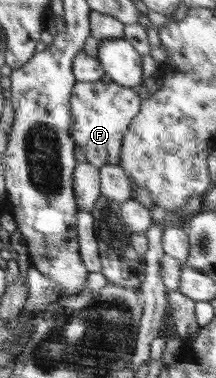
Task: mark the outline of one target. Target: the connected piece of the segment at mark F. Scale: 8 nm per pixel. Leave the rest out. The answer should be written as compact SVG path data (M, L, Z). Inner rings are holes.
M101 80L77 82L73 86L69 105L72 115L70 135L76 147L80 147L81 152L86 156L87 163L96 166L98 169L106 165L119 165L120 150L122 149L124 136L126 135L129 124L138 114L141 107L141 98L138 96L137 90L116 84L114 81L110 83Z

